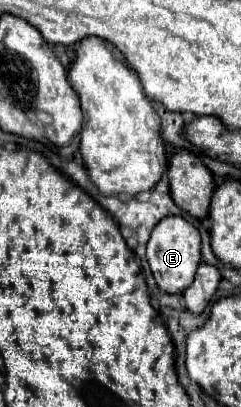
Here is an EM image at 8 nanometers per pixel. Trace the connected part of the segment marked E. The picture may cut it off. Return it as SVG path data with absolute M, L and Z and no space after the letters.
M167 216L165 220L161 220L155 226L155 230L147 242L147 260L149 260L151 272L155 276L155 282L163 292L183 294L191 286L197 266L201 264L199 230L181 216Z

